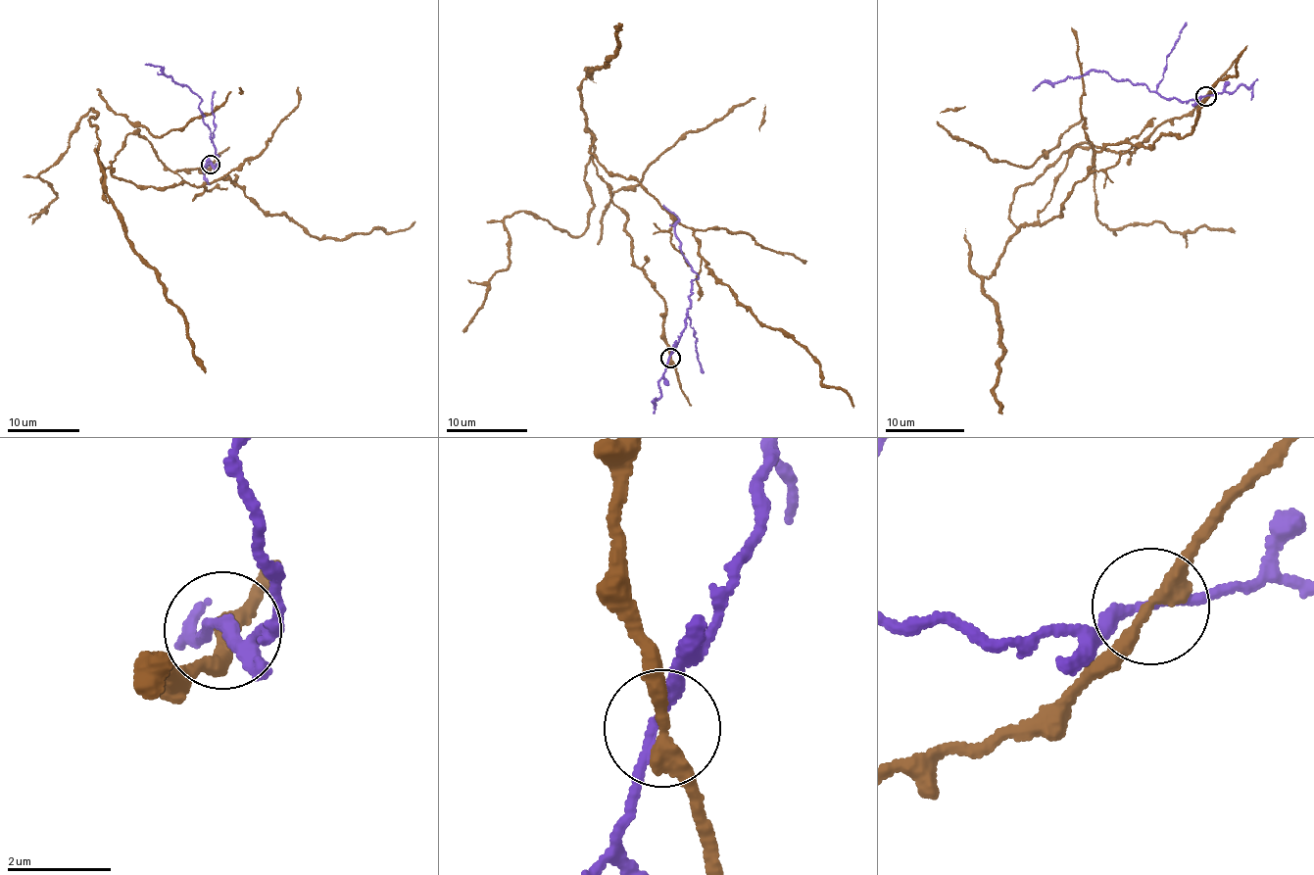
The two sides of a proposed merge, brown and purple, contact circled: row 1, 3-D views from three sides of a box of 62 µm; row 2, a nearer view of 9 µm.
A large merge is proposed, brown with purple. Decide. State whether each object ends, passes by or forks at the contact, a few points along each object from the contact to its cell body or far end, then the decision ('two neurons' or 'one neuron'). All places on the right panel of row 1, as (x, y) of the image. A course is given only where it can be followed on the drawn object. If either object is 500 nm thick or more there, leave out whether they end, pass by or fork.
brown passes by; purple passes by; course brown (1206, 96), (1156, 125), (1134, 152), (1077, 147), (1038, 221), (1060, 215), (1107, 145), (1184, 138), (1247, 46); course purple (1204, 97), (1184, 102), (1165, 99), (1144, 84), (1116, 81), (1096, 70), (1044, 83), (1033, 91); two neurons

